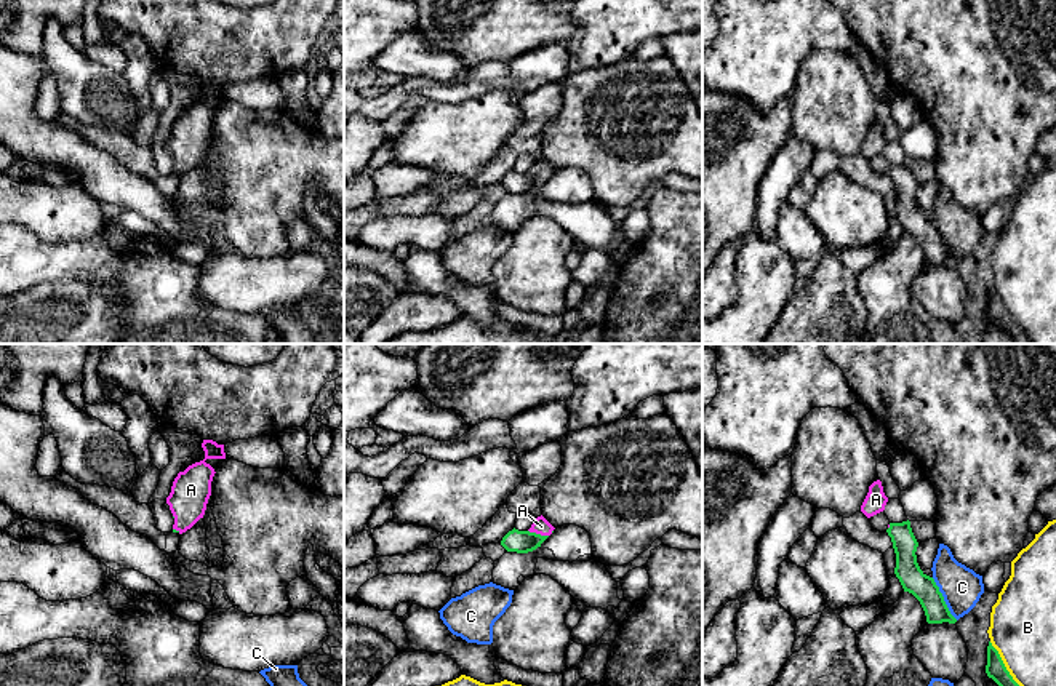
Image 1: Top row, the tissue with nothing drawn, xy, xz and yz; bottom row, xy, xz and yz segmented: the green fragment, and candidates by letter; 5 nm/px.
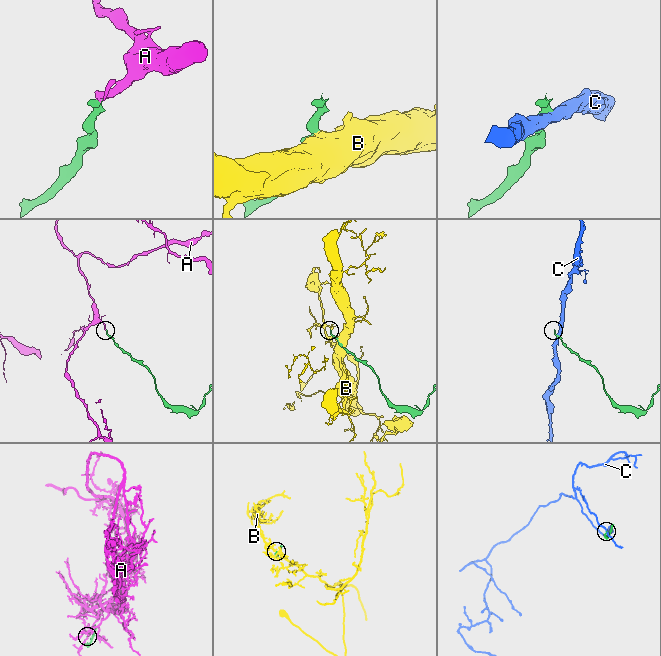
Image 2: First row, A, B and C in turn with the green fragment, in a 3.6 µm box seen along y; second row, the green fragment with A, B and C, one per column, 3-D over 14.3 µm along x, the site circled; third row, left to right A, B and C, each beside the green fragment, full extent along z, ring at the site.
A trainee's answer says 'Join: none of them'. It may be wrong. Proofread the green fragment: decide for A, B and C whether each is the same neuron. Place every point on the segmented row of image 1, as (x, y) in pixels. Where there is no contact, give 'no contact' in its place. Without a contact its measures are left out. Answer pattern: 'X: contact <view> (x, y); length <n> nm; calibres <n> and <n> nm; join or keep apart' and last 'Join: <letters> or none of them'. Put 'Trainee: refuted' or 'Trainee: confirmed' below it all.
A: contact xz (538, 534); length 110 nm; calibres 110 and 80 nm; join
B: contact yz (1004, 664); length 280 nm; calibres 100 and 340 nm; keep apart
C: contact yz (943, 598); length 260 nm; calibres 130 and 200 nm; keep apart
Join: A
Trainee: refuted

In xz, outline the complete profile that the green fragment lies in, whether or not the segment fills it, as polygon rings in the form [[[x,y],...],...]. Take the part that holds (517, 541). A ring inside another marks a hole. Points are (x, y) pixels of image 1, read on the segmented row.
[[[541,515],[534,518],[534,523],[528,531],[512,529],[509,531],[501,545],[507,552],[528,553],[541,547],[541,544],[552,534],[555,528]]]

